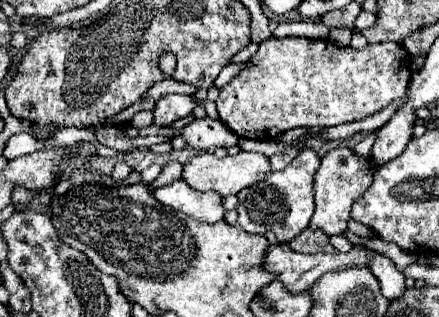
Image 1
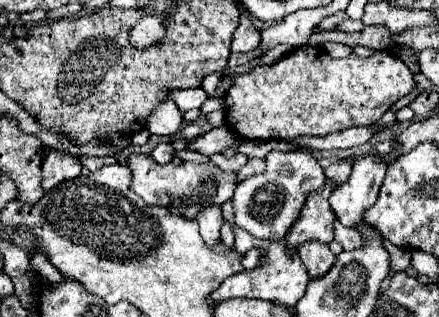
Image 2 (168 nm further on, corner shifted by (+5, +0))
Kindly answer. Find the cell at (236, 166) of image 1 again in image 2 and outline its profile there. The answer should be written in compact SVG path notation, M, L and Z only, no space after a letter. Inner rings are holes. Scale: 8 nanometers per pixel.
M129 154L127 166L133 174L129 188L145 200L145 204L151 206L163 206L171 214L177 216L187 216L187 220L195 220L199 208L207 208L207 204L225 204L231 200L235 192L235 174L233 172L223 172L219 166L213 162L207 164L193 164L193 162L183 162L181 166L175 164L153 164L149 154Z

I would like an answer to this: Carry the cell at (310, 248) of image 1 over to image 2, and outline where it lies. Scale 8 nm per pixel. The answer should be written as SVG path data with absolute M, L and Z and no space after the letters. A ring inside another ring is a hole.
M305 242L299 250L297 250L301 262L305 264L311 280L321 278L323 274L329 272L329 268L333 268L335 264L335 254L329 250L327 244L319 244L319 242Z

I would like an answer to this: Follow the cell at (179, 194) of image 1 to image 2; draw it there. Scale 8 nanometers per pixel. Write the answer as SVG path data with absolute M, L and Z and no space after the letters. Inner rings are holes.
M207 206L205 210L199 212L197 216L199 228L201 228L201 236L205 240L207 246L215 246L221 240L221 226L223 226L223 218L221 218L221 208L219 206Z

